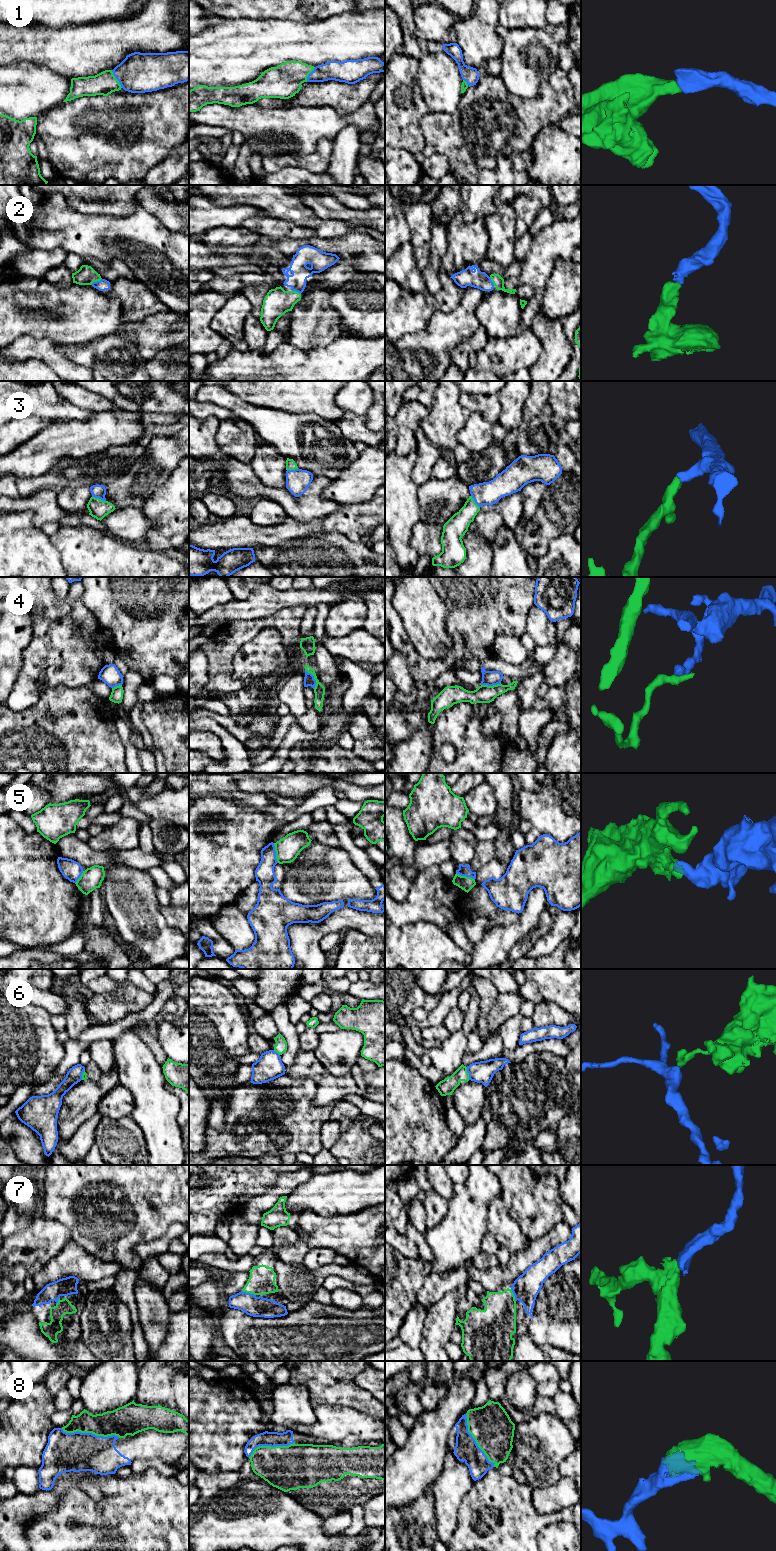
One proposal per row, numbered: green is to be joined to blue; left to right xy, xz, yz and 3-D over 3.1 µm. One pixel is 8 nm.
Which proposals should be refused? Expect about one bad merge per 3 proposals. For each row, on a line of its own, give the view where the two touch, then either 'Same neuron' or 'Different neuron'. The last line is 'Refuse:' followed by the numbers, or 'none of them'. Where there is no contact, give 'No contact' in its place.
1: Touches blue in xy. Same neuron
2: Touches blue in xy. Same neuron
3: Touches blue in xy. Same neuron
4: Touches blue in xz. Different neuron
5: Touches blue in xz. Different neuron
6: Touches blue in yz. Different neuron
7: Touches blue in xz. Same neuron
8: Touches blue in xy. Same neuron
Refuse: 4, 5, 6

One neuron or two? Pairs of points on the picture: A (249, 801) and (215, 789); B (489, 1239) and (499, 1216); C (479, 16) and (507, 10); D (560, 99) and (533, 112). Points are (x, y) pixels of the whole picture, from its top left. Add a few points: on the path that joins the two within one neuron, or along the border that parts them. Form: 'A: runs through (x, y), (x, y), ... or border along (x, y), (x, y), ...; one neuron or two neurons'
A: runs through (241, 800), (223, 789); one neuron
B: border along (488, 1231), (500, 1245); two neurons
C: border along (499, 10), (498, 24); two neurons
D: runs through (553, 103), (548, 108), (540, 111); one neuron

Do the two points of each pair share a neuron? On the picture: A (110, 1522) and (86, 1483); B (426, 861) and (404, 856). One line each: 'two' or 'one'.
A: two
B: two

